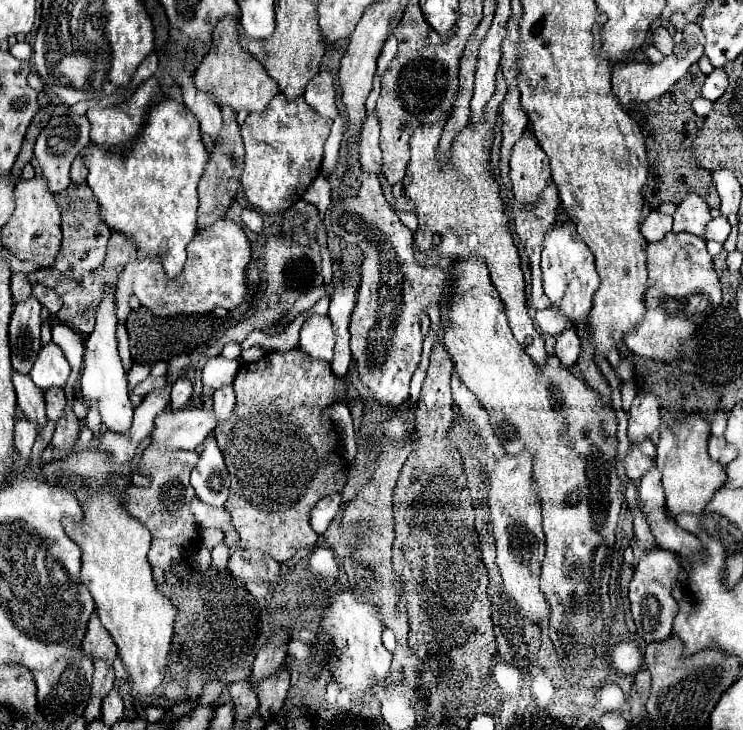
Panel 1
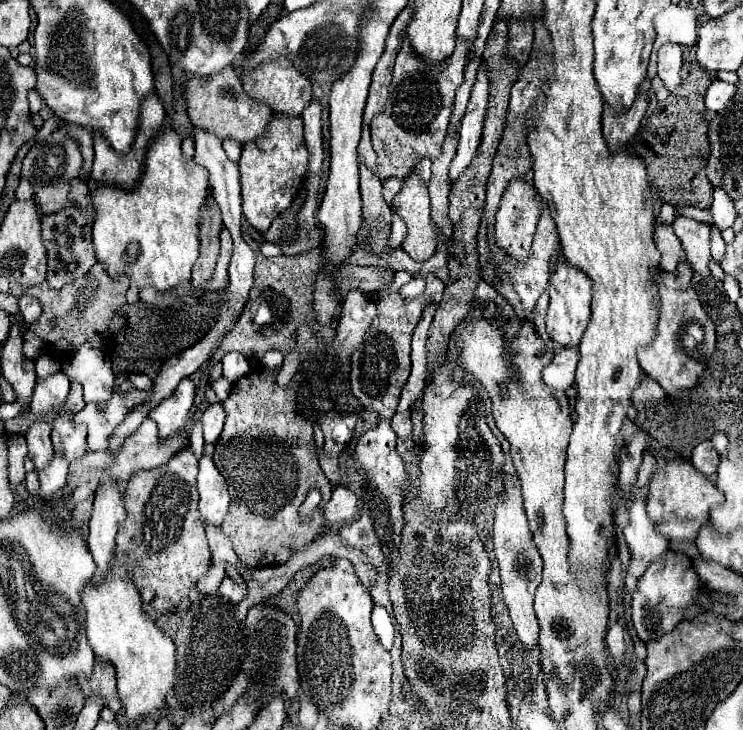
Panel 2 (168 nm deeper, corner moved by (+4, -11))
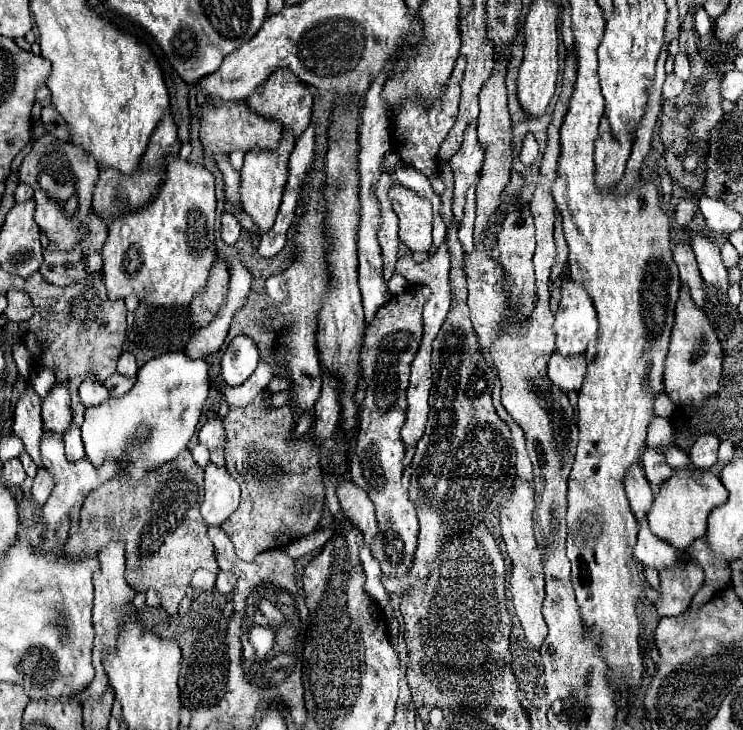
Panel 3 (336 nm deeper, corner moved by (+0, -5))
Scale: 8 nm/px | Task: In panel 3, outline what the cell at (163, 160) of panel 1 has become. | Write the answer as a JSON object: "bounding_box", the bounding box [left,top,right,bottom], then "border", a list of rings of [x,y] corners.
{"bounding_box":[103,155,217,309],"border":[[[171,155],[167,159],[165,181],[159,187],[155,199],[133,211],[131,215],[123,215],[109,225],[109,237],[103,247],[103,283],[107,287],[107,297],[111,301],[125,299],[131,293],[145,305],[173,309],[173,307],[189,307],[197,293],[203,293],[207,285],[209,271],[217,259],[215,253],[215,177],[209,169],[191,165],[179,155]]]}

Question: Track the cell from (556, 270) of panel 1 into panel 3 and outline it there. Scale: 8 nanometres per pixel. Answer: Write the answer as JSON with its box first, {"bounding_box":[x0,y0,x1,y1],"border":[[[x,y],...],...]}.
{"bounding_box":[553,279,597,357],"border":[[[571,279],[563,281],[563,295],[561,295],[561,303],[559,309],[555,313],[555,323],[553,323],[553,333],[555,333],[555,347],[557,353],[561,353],[563,357],[573,357],[573,355],[583,355],[587,345],[591,341],[595,341],[597,337],[597,313],[593,309],[591,297],[585,293],[585,289],[577,283],[573,283]]]}

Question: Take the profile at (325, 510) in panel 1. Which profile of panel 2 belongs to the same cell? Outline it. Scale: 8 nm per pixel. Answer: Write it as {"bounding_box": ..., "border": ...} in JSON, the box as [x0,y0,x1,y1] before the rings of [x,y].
{"bounding_box":[323,485,357,525],"border":[[[343,485],[333,487],[331,501],[323,507],[323,519],[327,525],[341,523],[357,517],[357,497]]]}

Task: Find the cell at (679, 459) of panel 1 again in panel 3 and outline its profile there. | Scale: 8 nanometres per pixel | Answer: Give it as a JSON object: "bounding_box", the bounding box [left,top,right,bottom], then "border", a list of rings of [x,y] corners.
{"bounding_box":[647,469,727,549],"border":[[[677,469],[661,487],[653,501],[653,507],[647,515],[649,529],[659,539],[667,541],[669,545],[677,549],[687,549],[695,539],[705,537],[707,531],[707,515],[717,505],[723,505],[727,501],[727,489],[721,483],[717,475],[711,471],[699,471],[699,469]]]}

